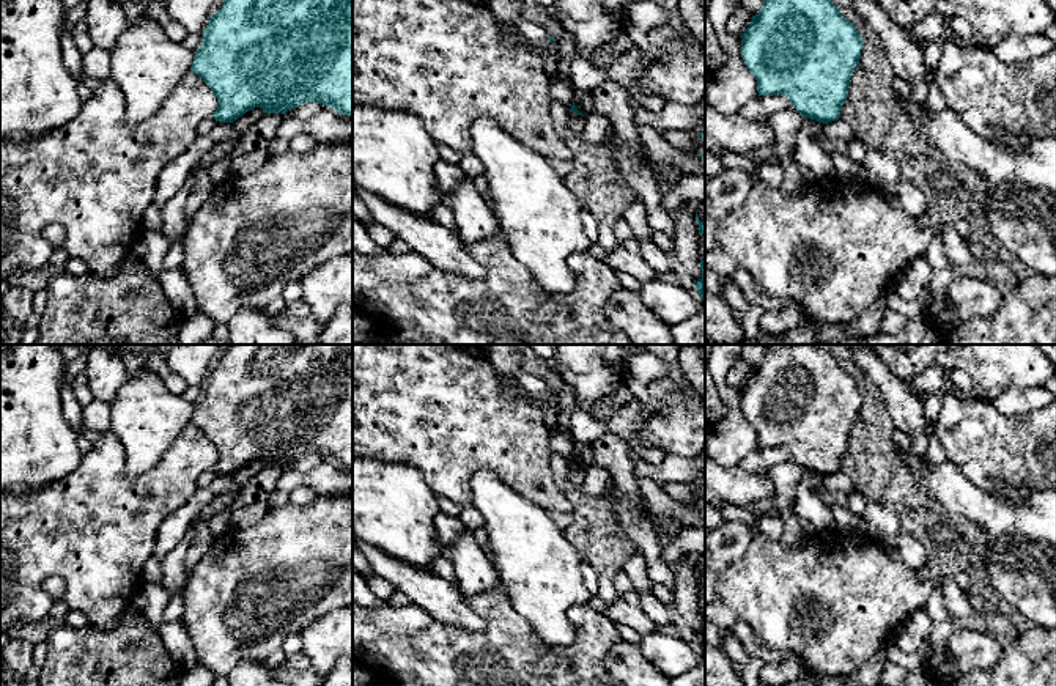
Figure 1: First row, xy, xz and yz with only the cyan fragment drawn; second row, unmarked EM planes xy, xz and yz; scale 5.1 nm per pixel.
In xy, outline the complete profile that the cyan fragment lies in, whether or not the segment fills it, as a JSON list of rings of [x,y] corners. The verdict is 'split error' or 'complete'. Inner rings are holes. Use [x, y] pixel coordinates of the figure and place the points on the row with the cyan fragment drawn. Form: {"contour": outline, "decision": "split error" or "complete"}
{"contour": [[[225,0],[220,9],[212,14],[203,30],[203,41],[190,66],[216,94],[219,105],[214,120],[233,123],[246,112],[260,107],[264,113],[285,113],[307,102],[329,105],[342,115],[353,118],[353,0]]], "decision": "complete"}

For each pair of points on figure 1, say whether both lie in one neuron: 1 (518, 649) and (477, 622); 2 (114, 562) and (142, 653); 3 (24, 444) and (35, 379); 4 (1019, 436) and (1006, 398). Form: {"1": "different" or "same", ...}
{"1": "different", "2": "different", "3": "same", "4": "different"}

